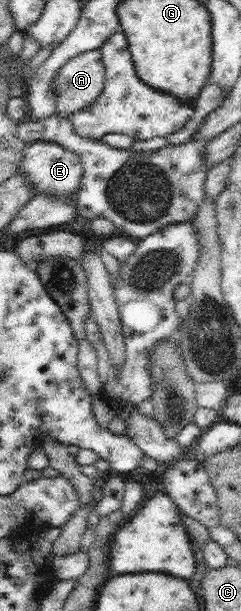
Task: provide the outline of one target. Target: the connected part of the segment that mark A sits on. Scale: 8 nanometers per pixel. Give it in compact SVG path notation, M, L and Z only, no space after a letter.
M91 50L64 64L52 79L58 116L70 117L94 104L102 94L105 68L101 52Z

